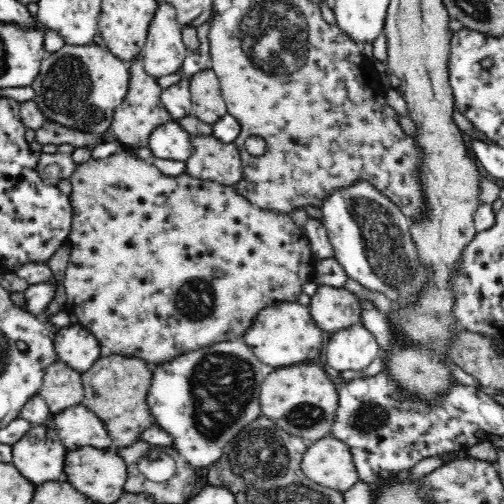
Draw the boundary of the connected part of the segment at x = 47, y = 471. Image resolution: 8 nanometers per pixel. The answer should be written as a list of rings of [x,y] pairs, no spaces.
[[[49,424],[34,425],[11,449],[11,463],[34,484],[56,480],[64,472],[66,448]]]

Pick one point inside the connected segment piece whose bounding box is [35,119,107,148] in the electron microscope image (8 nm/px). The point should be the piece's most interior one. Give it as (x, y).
(51, 133)

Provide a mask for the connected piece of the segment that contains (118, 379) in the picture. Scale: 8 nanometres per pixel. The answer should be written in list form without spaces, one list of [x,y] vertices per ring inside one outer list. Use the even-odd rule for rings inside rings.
[[[114,353],[106,358],[101,357],[90,370],[82,373],[84,406],[96,412],[96,416],[102,422],[106,418],[104,426],[114,446],[134,444],[138,436],[154,424],[154,418],[146,406],[146,394],[152,384],[152,376],[154,376],[153,366],[144,360]]]

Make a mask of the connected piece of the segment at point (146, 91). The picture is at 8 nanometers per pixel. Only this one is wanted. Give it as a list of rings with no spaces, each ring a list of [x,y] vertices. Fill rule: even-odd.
[[[142,53],[130,61],[130,80],[128,82],[125,99],[114,111],[108,137],[118,140],[122,146],[130,148],[144,148],[148,144],[150,133],[161,124],[173,120],[168,109],[161,103],[162,88],[158,85],[156,77],[146,73]]]

